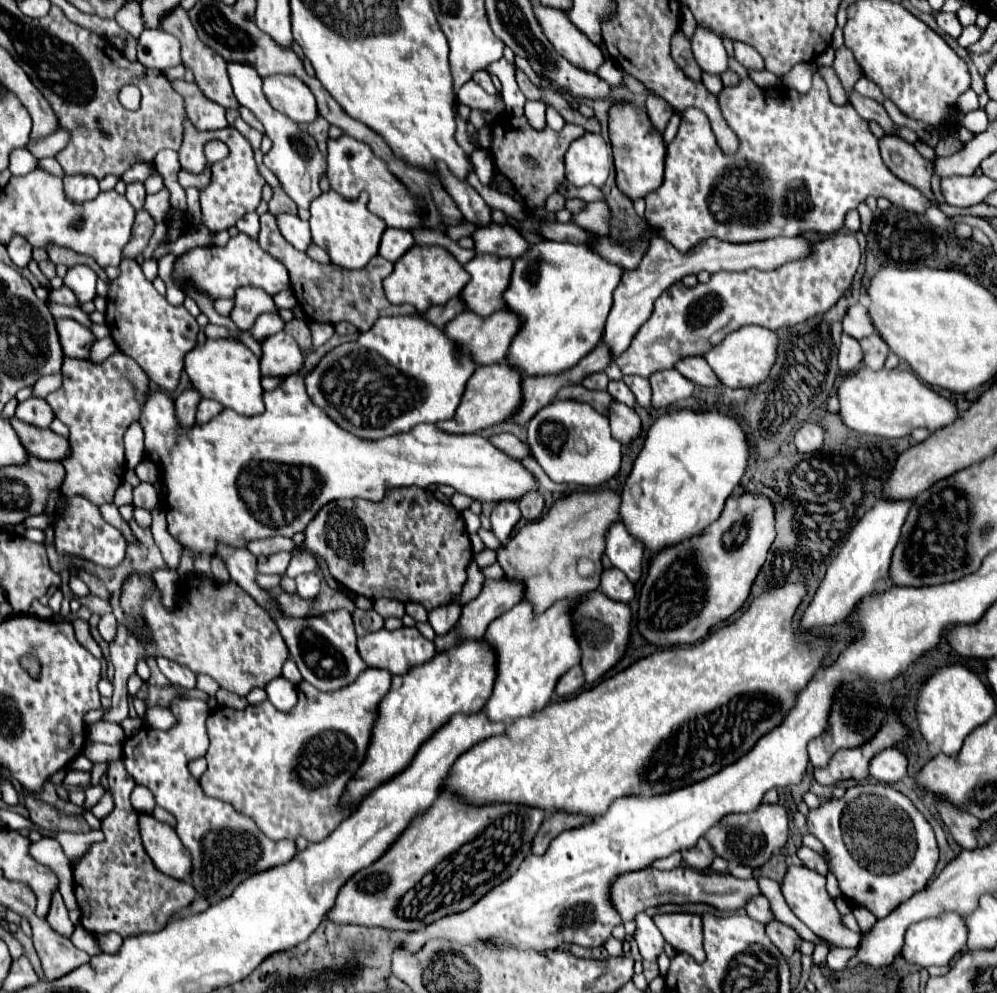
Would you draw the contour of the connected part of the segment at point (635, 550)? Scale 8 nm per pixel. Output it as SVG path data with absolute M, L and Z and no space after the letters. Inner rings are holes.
M614 522L606 532L606 552L612 566L620 568L632 582L636 582L642 574L642 556L644 546L636 542L626 530L622 522Z

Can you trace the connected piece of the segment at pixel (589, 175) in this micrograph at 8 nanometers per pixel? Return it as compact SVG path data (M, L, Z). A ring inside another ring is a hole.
M586 132L566 152L566 180L576 188L592 184L602 188L610 176L610 146L602 136Z

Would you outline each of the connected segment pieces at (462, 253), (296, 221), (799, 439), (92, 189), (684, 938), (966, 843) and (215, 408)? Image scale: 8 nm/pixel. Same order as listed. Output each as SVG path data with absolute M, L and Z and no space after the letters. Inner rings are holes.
M452 242L452 244L446 244L446 248L454 254L454 258L456 258L460 264L466 264L466 262L476 254L476 250L474 250L474 248L464 250L464 248L460 248L460 246L458 246L458 244L454 244L454 242Z
M278 214L278 226L280 226L280 232L284 234L284 238L286 238L294 248L306 252L308 246L312 244L310 226L308 226L308 222L300 220L298 216Z
M804 424L796 432L796 440L794 442L798 446L798 452L804 452L804 454L818 452L824 446L824 430L818 424Z
M66 176L64 178L66 198L74 204L84 204L98 196L98 180L92 176Z
M662 914L654 916L664 940L672 944L676 952L690 954L696 962L704 962L702 948L702 918L698 914Z
M938 802L938 812L944 820L944 824L948 826L954 842L964 848L964 850L976 850L976 826L980 826L980 820L972 814L964 814L954 810L952 806Z
M204 398L200 404L198 404L198 412L196 412L196 422L208 422L210 418L214 418L216 414L220 414L224 410L224 406L216 400L210 400L210 398Z

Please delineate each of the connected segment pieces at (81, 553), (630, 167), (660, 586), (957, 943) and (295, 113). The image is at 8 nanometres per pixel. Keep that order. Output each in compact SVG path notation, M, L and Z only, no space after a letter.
M66 496L64 502L58 508L56 522L54 522L54 534L56 534L56 550L62 556L76 556L82 560L90 560L94 564L100 564L104 568L114 568L122 562L126 554L126 540L112 524L108 524L98 506L90 502L86 496Z
M616 104L610 110L610 140L614 150L614 168L616 168L616 186L626 194L630 200L646 198L646 194L654 192L664 174L664 154L666 146L662 142L662 134L656 134L652 130L652 124L648 122L648 116L644 110L630 106L630 104Z
M748 492L730 496L720 518L704 534L652 558L638 596L638 634L656 646L702 640L712 626L724 622L746 602L774 536L774 514L768 498Z
M942 914L940 918L932 918L932 920L922 920L916 922L908 928L906 932L906 942L904 942L904 950L902 956L918 966L942 966L948 964L956 954L960 954L966 948L966 940L968 940L968 926L964 924L964 920L958 914Z
M266 76L264 94L270 100L272 108L286 114L296 124L310 124L318 118L316 98L310 88L296 76Z

